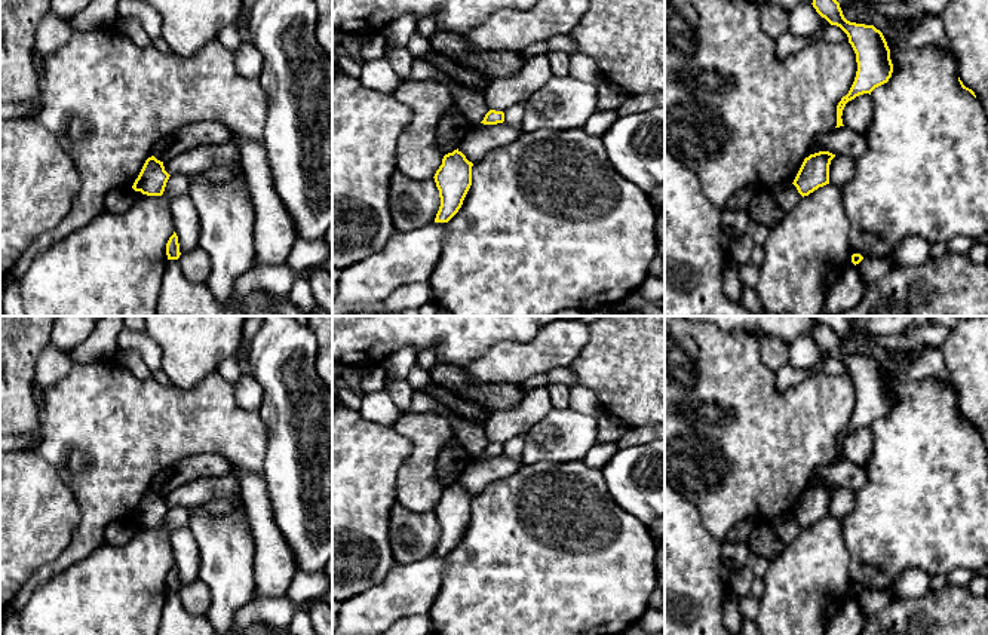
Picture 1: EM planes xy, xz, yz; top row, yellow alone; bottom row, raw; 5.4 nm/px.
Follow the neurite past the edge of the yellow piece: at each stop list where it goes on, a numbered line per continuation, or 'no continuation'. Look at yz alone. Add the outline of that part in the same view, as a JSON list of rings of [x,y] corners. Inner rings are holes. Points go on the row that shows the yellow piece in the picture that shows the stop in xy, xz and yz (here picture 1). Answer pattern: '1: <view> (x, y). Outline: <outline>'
no continuation

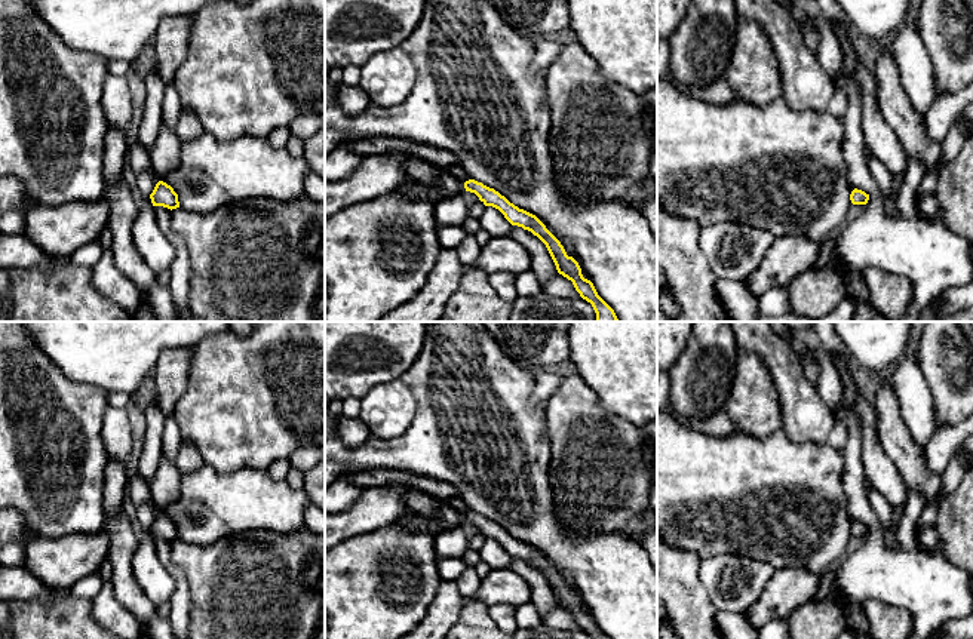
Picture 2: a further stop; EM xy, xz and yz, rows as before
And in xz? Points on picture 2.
1: xz (447, 186). Outline: [[[439,169],[439,181],[429,185],[412,176],[408,178],[395,193],[408,199],[426,199],[433,205],[445,197],[464,193],[464,184],[457,181],[446,169]]]

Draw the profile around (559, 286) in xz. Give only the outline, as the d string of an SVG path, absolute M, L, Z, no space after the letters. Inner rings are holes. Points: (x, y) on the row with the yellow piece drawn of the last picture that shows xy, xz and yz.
M559 273L546 285L543 285L543 291L559 298L581 298L580 294L575 291L573 282Z

